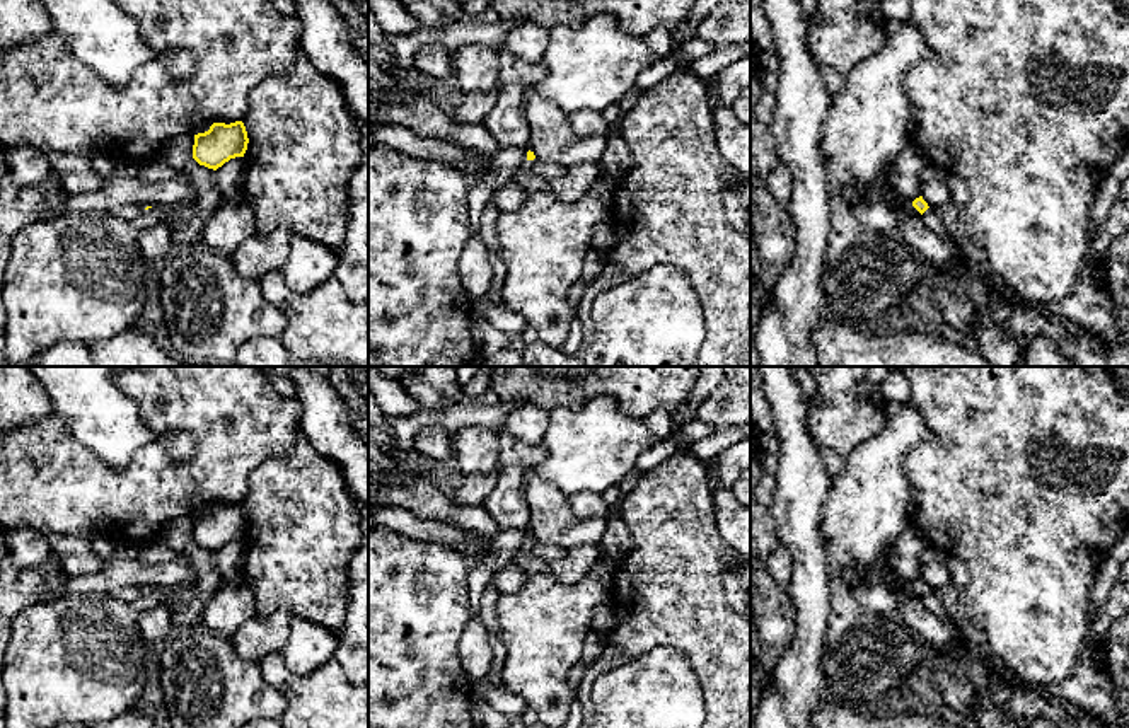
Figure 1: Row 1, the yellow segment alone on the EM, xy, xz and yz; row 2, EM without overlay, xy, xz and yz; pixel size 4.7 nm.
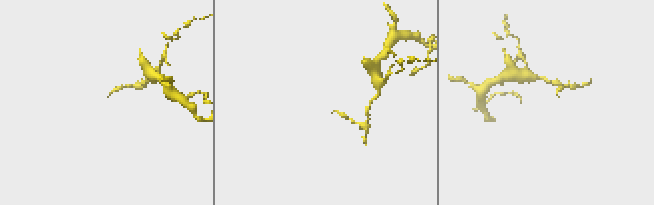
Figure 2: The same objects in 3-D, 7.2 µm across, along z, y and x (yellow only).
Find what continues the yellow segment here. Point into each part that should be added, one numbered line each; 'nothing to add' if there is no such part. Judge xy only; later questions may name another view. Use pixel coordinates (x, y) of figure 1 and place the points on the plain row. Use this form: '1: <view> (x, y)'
1: xy (79, 658)

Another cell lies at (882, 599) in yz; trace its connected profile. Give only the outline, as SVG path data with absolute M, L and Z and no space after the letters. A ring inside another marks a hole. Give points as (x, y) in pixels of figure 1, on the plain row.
M900 583L899 586L861 586L853 590L854 598L870 612L882 615L895 615L899 602L904 597L921 597L912 585Z

